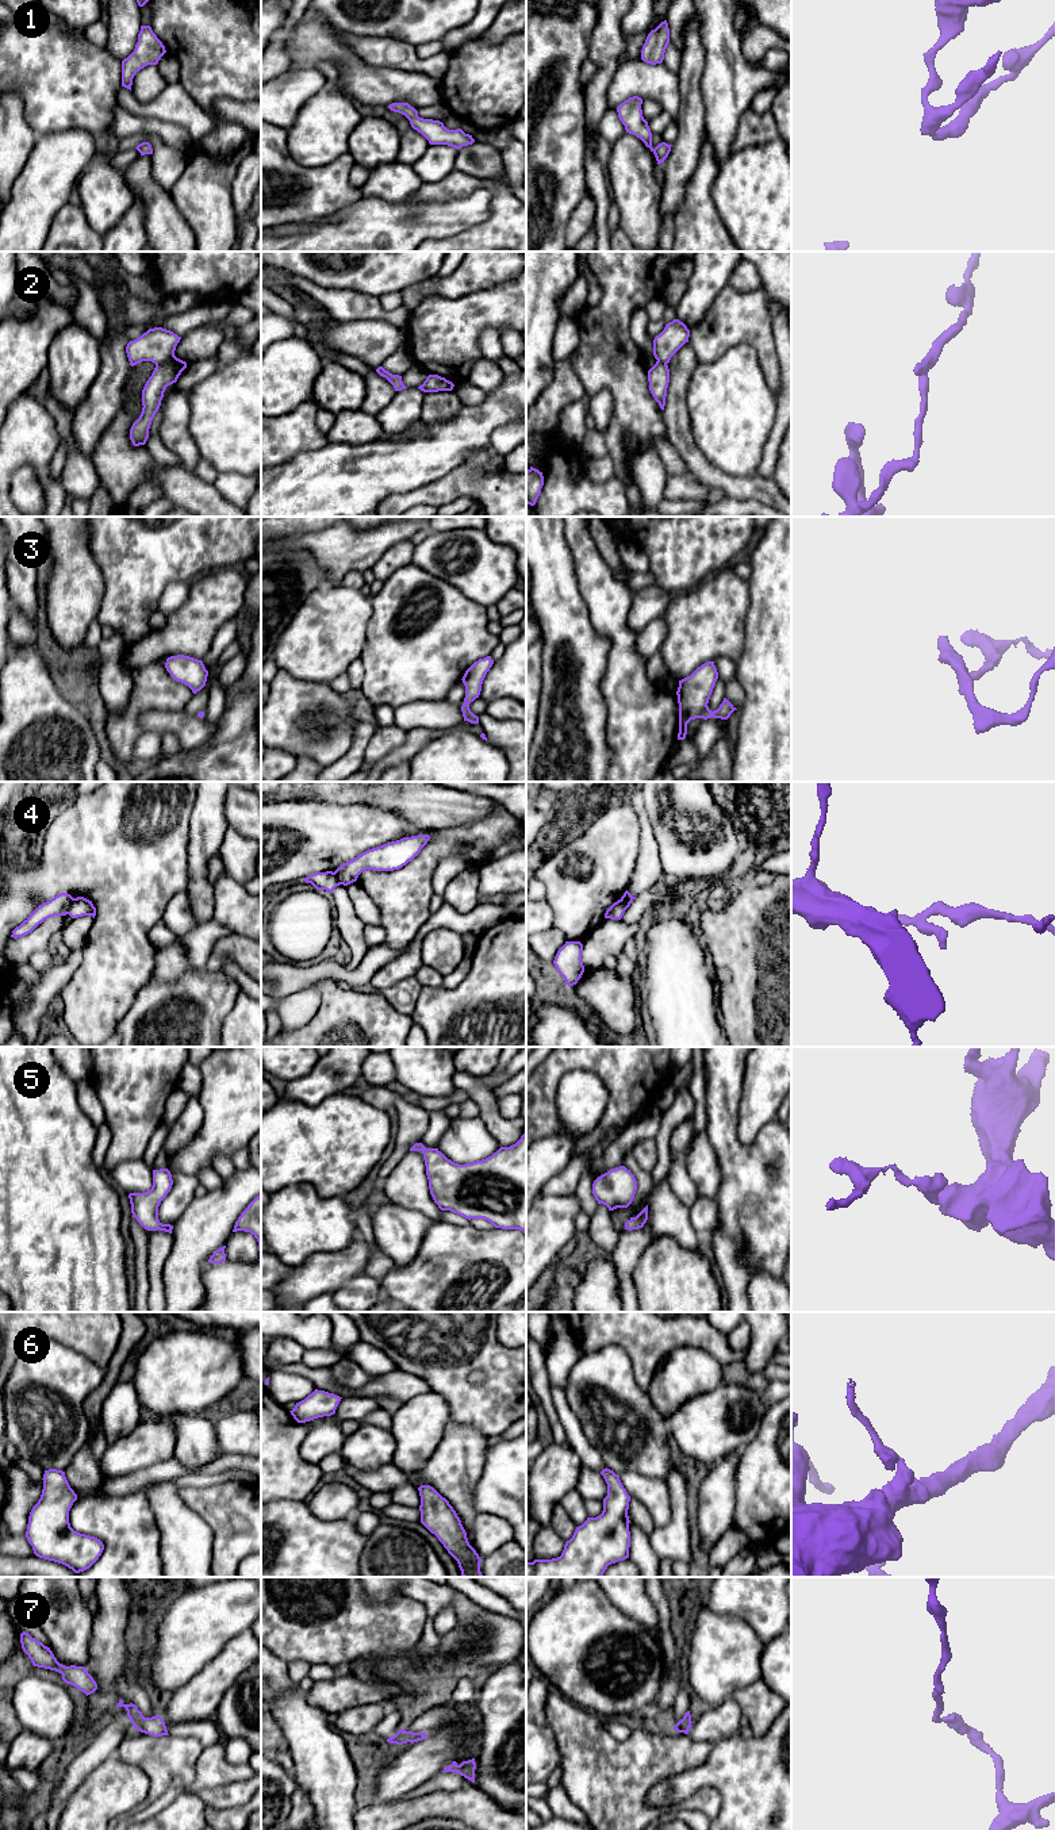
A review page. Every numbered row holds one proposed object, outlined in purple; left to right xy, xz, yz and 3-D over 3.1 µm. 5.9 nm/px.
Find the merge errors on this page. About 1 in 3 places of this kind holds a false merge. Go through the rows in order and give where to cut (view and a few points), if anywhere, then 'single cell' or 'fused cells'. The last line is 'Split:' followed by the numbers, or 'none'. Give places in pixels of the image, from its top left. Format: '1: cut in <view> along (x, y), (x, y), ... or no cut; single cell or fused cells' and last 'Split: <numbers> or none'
1: no cut; single cell
2: cut in xy along (173, 355), (156, 365); fused cells
3: no cut; single cell
4: cut in xy along (75, 898), (66, 913); fused cells
5: no cut; single cell
6: no cut; single cell
7: no cut; single cell
Split: 2, 4

